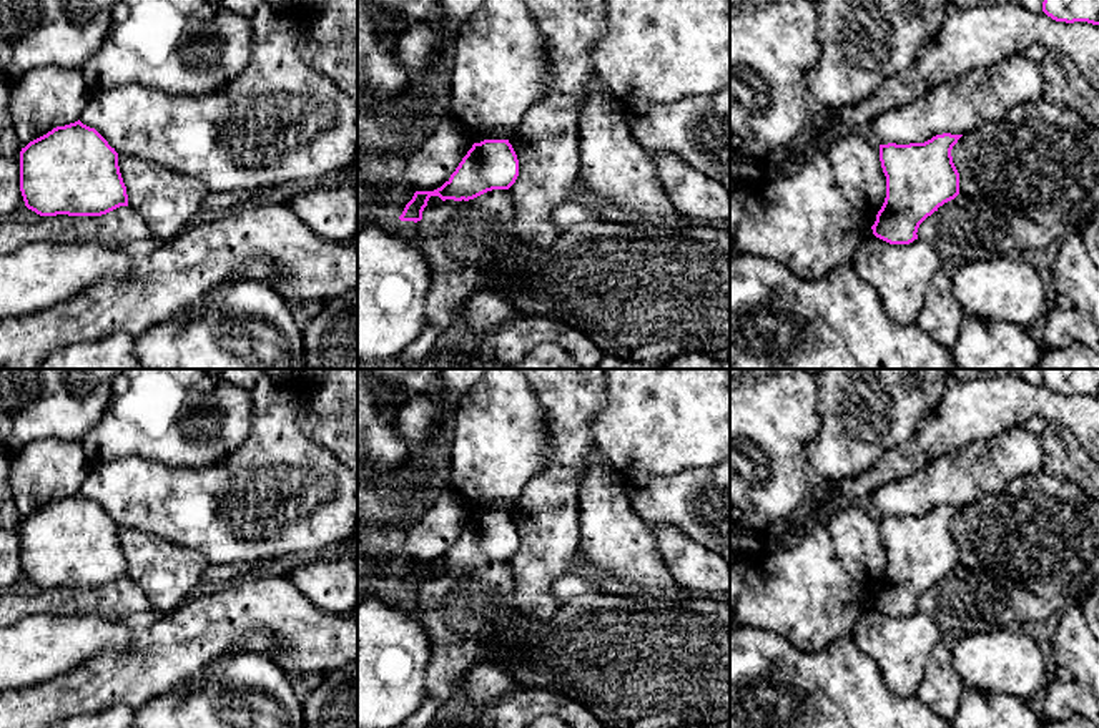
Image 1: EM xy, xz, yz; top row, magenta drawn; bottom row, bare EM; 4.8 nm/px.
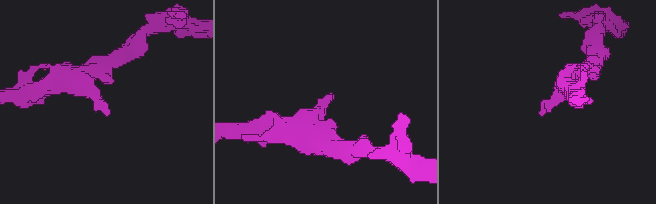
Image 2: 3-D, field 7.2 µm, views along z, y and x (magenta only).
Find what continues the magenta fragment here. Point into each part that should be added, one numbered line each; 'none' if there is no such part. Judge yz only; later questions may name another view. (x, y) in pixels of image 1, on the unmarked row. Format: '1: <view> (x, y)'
none

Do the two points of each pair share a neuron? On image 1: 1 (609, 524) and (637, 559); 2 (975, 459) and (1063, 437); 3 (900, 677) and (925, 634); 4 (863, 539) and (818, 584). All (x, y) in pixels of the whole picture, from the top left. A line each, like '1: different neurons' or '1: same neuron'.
1: same neuron
2: different neurons
3: same neuron
4: different neurons

